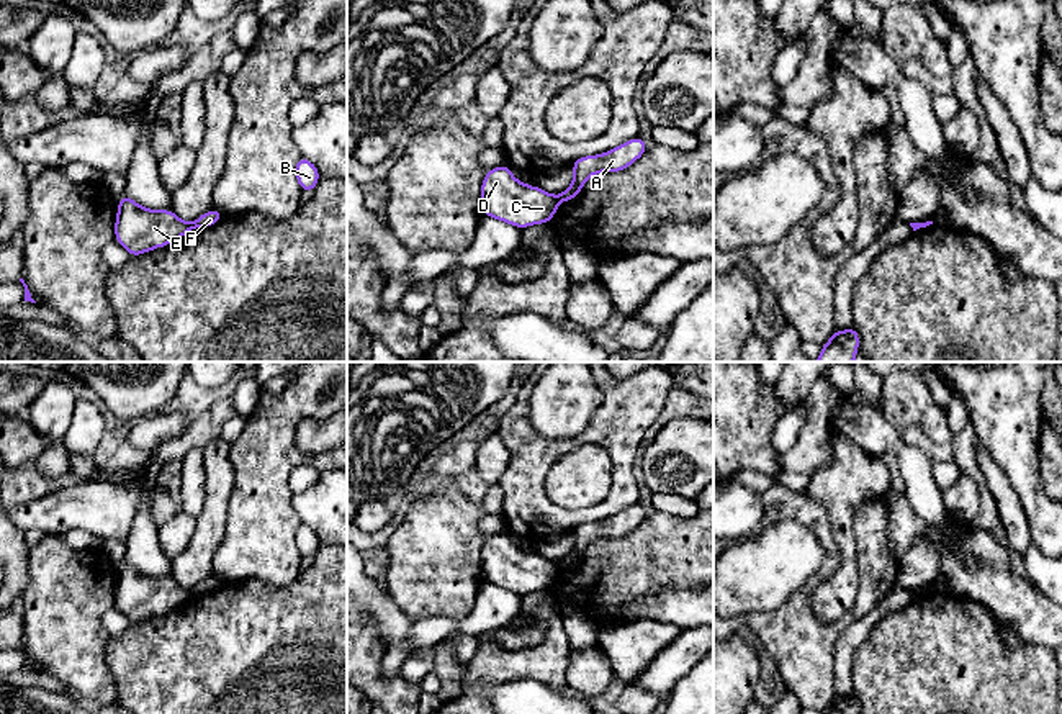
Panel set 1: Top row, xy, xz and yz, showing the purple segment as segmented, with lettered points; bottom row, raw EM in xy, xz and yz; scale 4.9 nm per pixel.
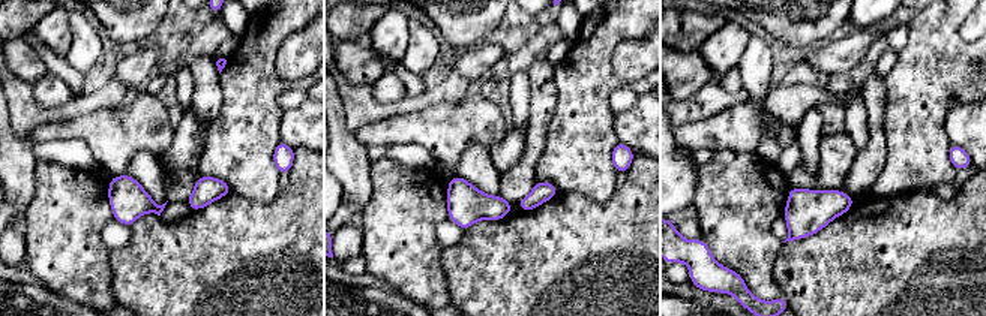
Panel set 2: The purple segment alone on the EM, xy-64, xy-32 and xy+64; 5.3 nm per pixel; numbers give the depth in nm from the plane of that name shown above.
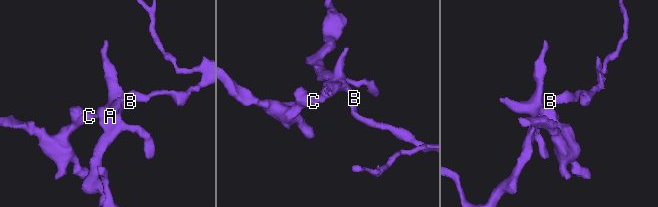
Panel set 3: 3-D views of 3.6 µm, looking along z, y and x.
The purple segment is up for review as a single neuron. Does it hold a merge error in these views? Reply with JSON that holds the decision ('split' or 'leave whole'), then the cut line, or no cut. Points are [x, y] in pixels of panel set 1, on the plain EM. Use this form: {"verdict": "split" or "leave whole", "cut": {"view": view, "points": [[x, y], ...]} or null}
{"verdict": "split", "cut": {"view": "xy", "points": [[190, 590], [192, 595]]}}

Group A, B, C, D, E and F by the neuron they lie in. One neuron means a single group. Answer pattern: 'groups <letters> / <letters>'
groups A B F / C D E

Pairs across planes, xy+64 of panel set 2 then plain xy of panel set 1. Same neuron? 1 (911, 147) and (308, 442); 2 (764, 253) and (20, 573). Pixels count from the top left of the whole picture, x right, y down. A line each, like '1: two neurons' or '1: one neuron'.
1: two neurons
2: two neurons

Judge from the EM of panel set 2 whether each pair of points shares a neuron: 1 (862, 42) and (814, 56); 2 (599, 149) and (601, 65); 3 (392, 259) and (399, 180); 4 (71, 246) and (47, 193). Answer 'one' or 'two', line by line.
1: one
2: one
3: one
4: one

